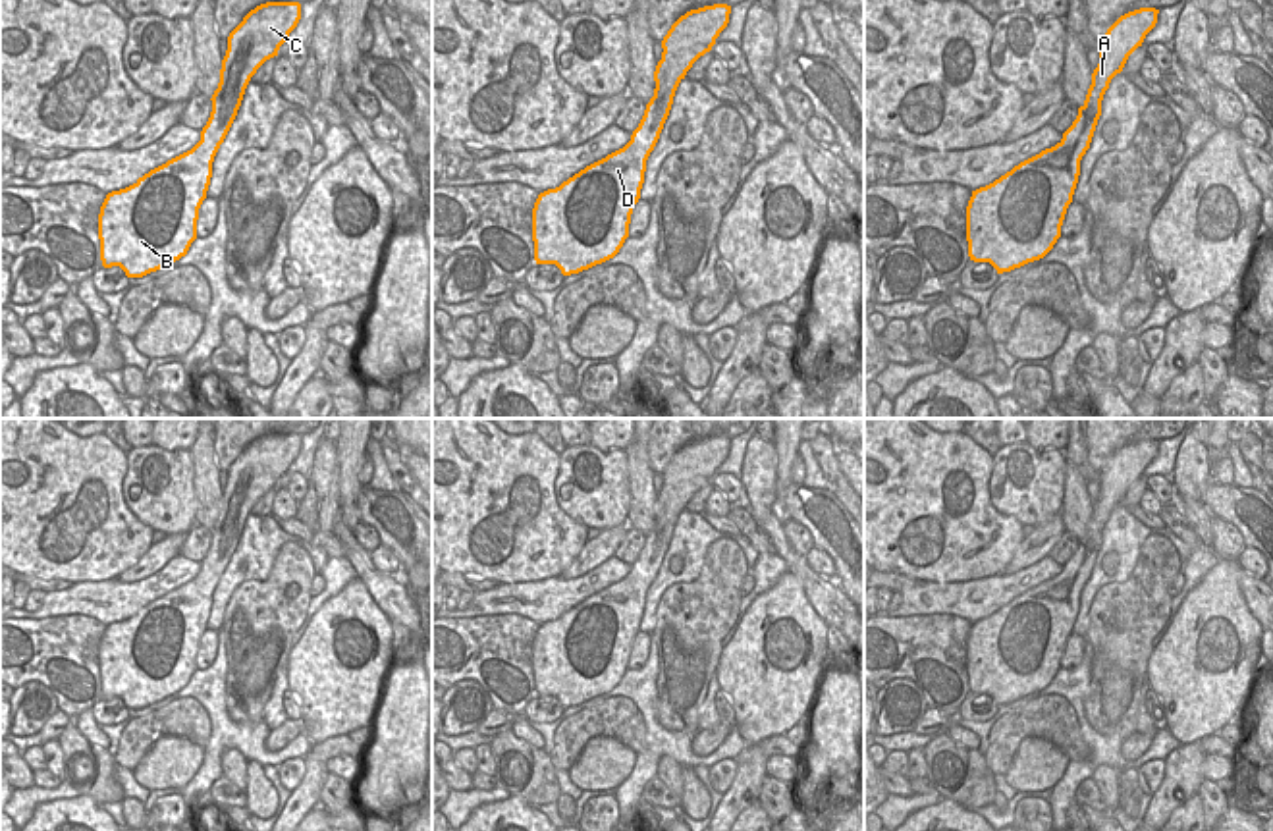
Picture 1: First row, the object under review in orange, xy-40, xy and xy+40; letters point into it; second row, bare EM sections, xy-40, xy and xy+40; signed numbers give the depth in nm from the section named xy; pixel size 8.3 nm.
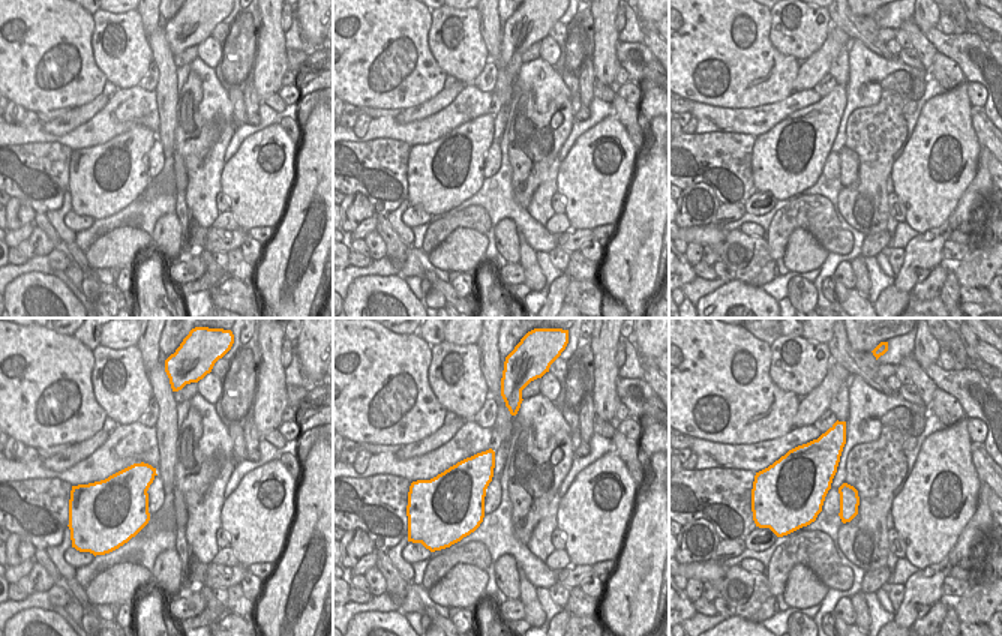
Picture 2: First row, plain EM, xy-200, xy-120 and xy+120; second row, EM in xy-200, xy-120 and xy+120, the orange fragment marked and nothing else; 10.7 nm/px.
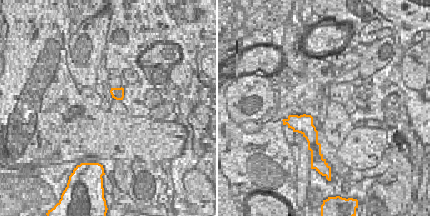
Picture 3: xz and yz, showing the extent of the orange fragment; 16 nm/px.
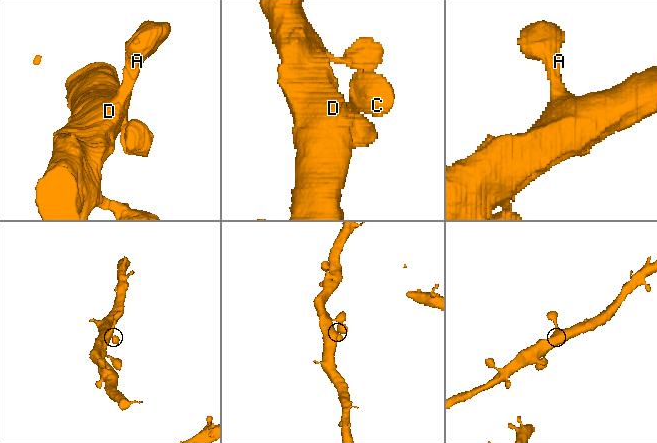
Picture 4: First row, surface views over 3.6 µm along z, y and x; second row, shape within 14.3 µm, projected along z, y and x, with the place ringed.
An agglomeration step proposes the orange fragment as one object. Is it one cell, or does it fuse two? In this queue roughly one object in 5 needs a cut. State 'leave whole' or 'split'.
leave whole

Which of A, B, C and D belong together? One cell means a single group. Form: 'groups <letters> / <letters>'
groups A B C D

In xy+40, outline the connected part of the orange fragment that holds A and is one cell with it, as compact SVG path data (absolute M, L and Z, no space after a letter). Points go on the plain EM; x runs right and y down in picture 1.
M1140 440L1121 447L1099 470L1099 496L1092 505L1084 536L1063 571L1040 586L1020 594L993 615L972 623L966 638L968 688L974 694L989 694L997 706L1011 704L1028 694L1043 690L1057 671L1080 607L1080 592L1090 580L1101 532L1111 511L1123 503L1128 488L1142 478L1146 467L1155 459L1159 442Z

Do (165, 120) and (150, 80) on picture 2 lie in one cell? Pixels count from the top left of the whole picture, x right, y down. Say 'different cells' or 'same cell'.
different cells

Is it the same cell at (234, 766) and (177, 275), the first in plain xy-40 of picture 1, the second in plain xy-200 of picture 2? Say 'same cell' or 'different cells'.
different cells

